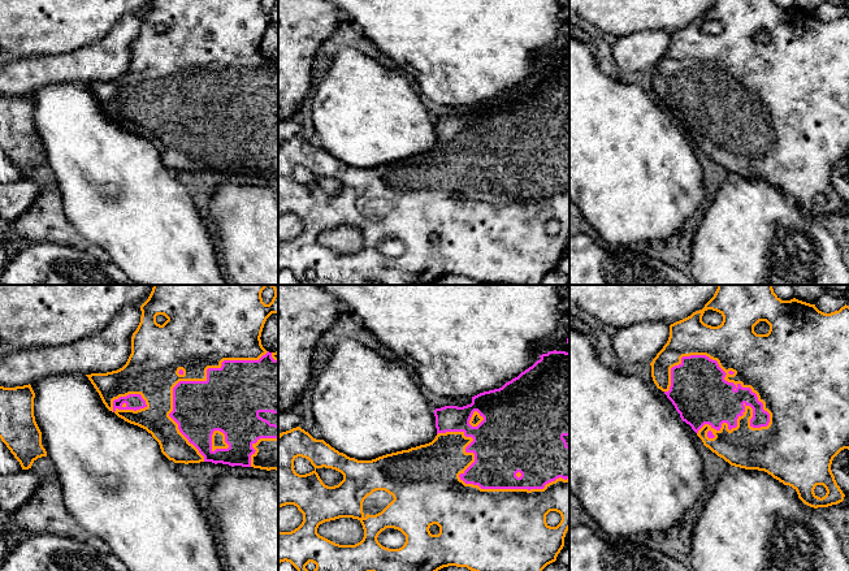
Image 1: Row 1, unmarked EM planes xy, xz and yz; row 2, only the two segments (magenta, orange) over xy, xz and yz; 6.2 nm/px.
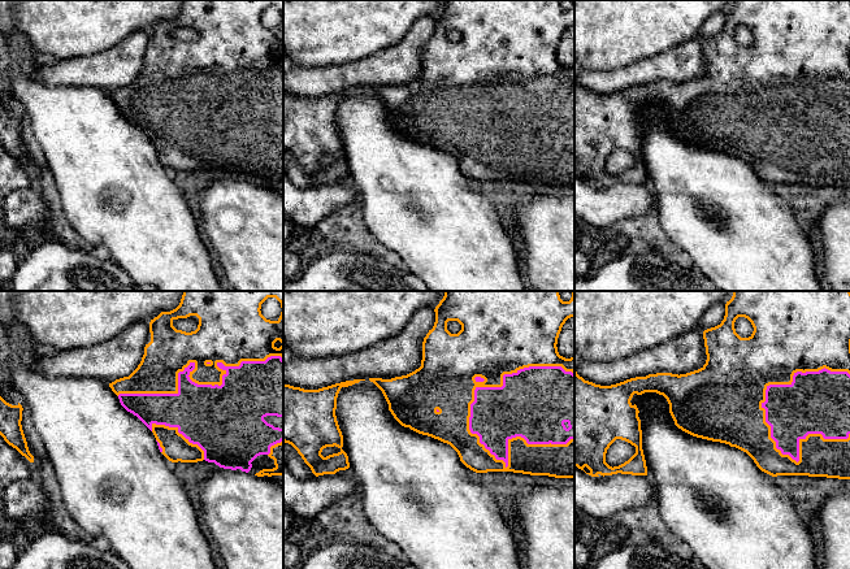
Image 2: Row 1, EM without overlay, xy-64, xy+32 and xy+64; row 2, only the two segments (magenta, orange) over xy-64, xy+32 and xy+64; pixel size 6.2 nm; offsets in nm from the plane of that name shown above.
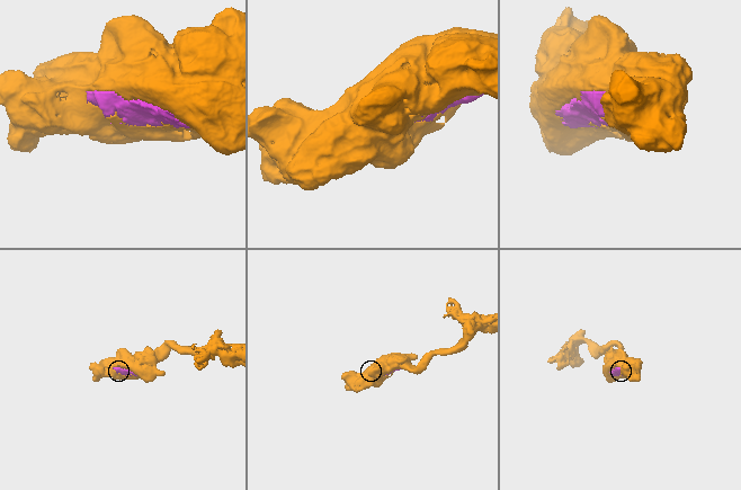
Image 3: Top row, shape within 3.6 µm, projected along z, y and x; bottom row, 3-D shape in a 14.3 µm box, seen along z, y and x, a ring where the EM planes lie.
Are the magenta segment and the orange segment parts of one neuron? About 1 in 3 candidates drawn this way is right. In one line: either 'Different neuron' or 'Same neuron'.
Same neuron

